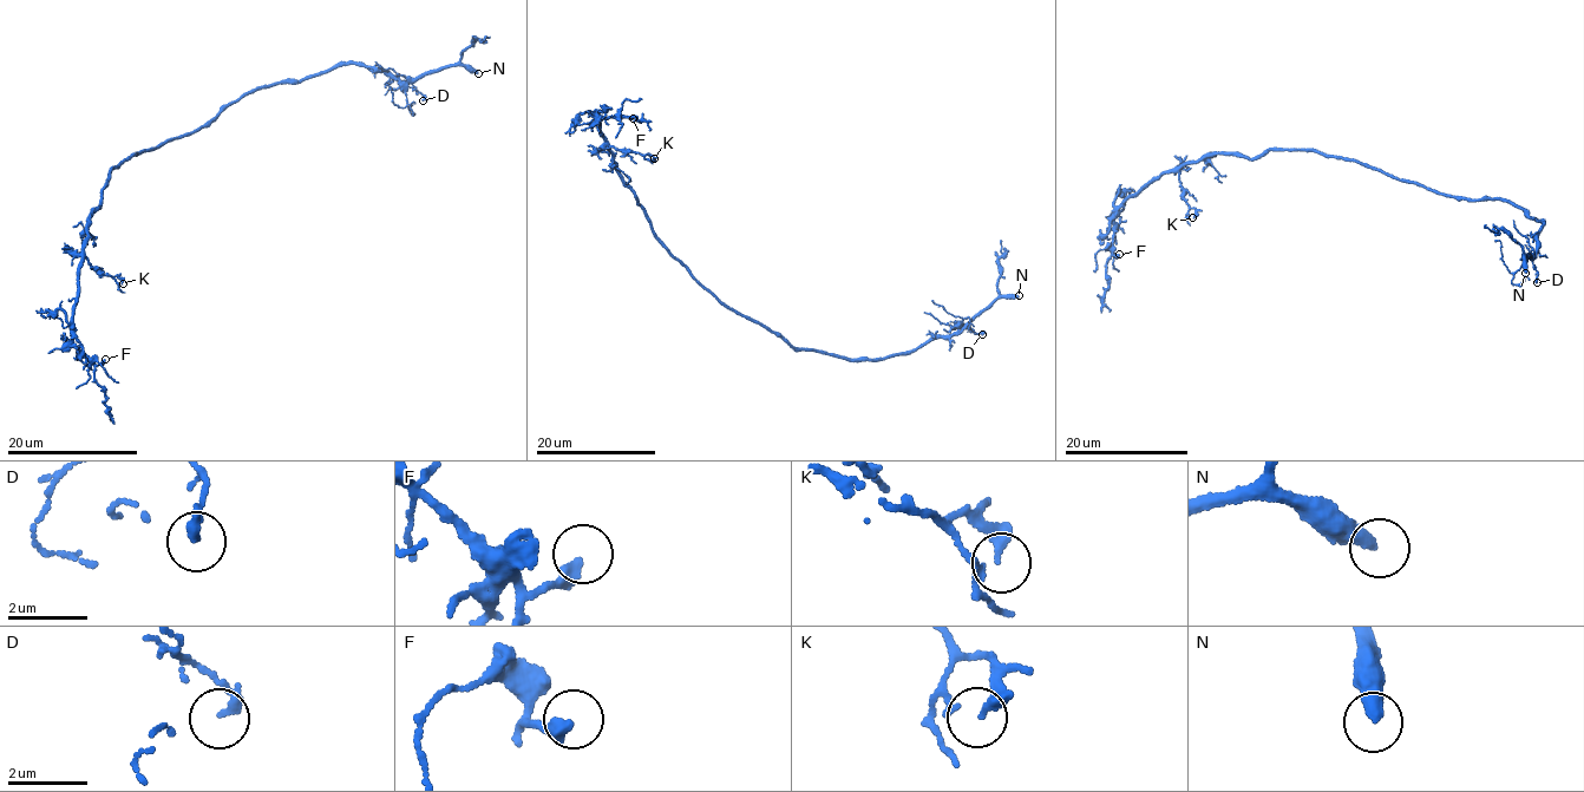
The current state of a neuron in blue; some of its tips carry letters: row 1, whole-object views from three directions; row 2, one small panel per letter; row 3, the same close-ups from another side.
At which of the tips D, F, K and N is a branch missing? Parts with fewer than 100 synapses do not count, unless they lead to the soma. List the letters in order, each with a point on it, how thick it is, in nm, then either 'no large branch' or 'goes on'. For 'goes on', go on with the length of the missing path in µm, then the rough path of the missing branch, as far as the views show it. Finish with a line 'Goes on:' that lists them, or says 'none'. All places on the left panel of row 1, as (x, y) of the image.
D: place (423, 100); calibre 220 nm; no large branch
F: place (105, 359); calibre 320 nm; no large branch
K: place (123, 283); calibre 280 nm; no large branch
N: place (478, 73); calibre 400 nm; goes on; missing 60 µm
Goes on: N

